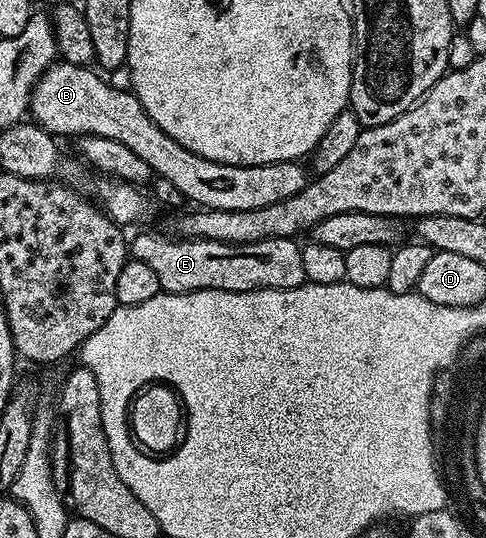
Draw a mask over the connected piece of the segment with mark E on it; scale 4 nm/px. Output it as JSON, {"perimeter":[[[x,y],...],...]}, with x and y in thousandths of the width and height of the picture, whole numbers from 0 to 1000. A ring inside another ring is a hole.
{"perimeter":[[[284,435],[263,450],[265,478],[315,498],[344,546],[385,546],[405,539],[591,539],[632,522],[621,457],[605,442],[545,442],[519,454],[477,454],[352,441],[323,442],[317,435]]]}

